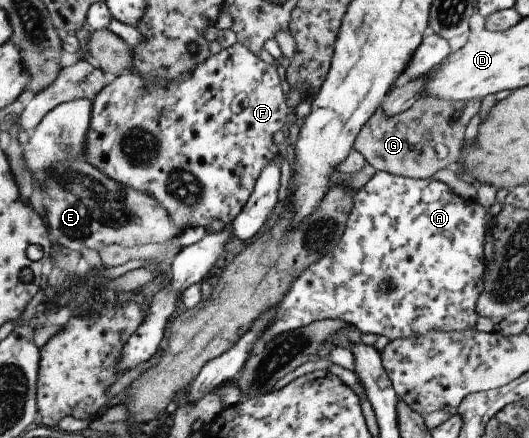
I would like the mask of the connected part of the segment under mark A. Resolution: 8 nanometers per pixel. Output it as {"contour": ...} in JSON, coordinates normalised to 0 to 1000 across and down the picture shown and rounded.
{"contour":[[[711,390],[671,438],[667,473],[639,557],[552,642],[520,703],[516,728],[490,763],[476,806],[529,760],[612,728],[639,728],[671,744],[682,760],[730,767],[737,779],[809,756],[892,751],[904,724],[898,689],[909,664],[915,530],[928,530],[934,509],[936,498],[924,495],[922,475],[871,452],[841,418]]]}

